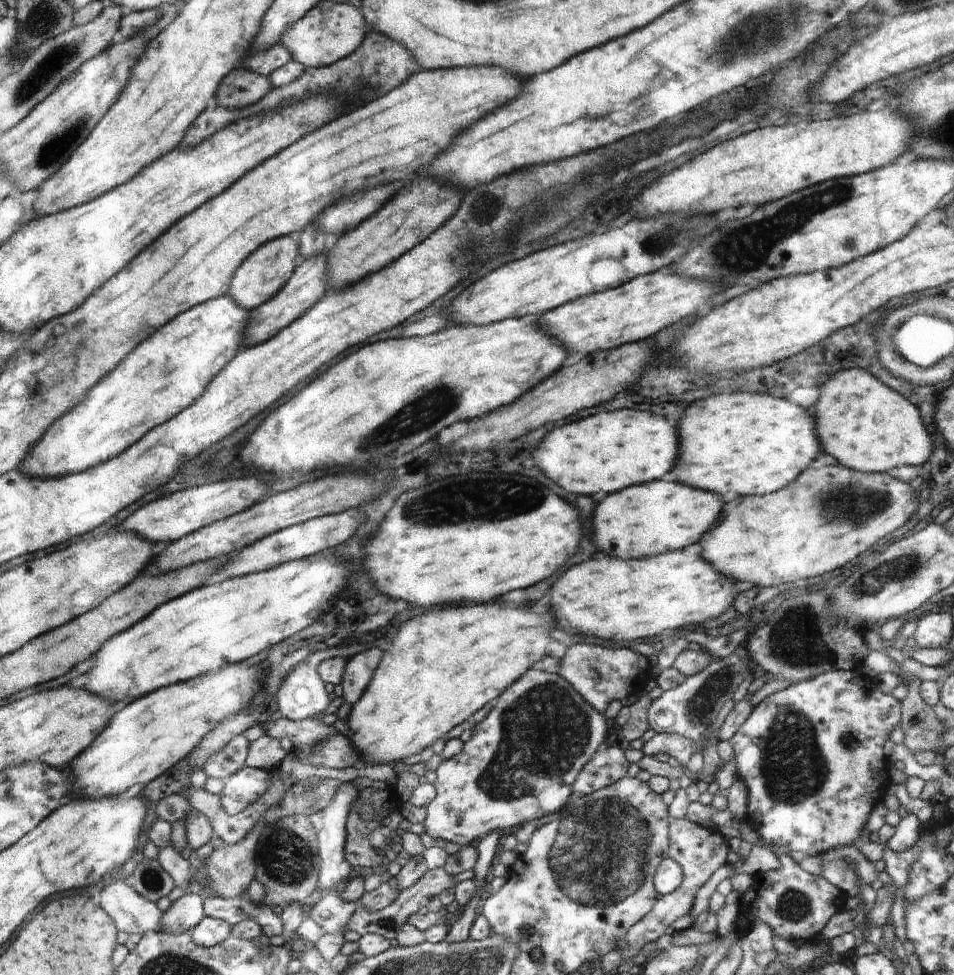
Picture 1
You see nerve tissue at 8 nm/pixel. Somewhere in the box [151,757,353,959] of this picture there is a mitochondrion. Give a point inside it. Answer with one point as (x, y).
(285, 857)

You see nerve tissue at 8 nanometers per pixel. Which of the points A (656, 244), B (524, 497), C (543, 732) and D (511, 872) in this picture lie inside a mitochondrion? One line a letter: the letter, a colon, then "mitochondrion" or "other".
A: mitochondrion
B: mitochondrion
C: mitochondrion
D: other

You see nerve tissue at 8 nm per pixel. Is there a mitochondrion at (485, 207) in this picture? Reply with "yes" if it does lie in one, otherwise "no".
yes

